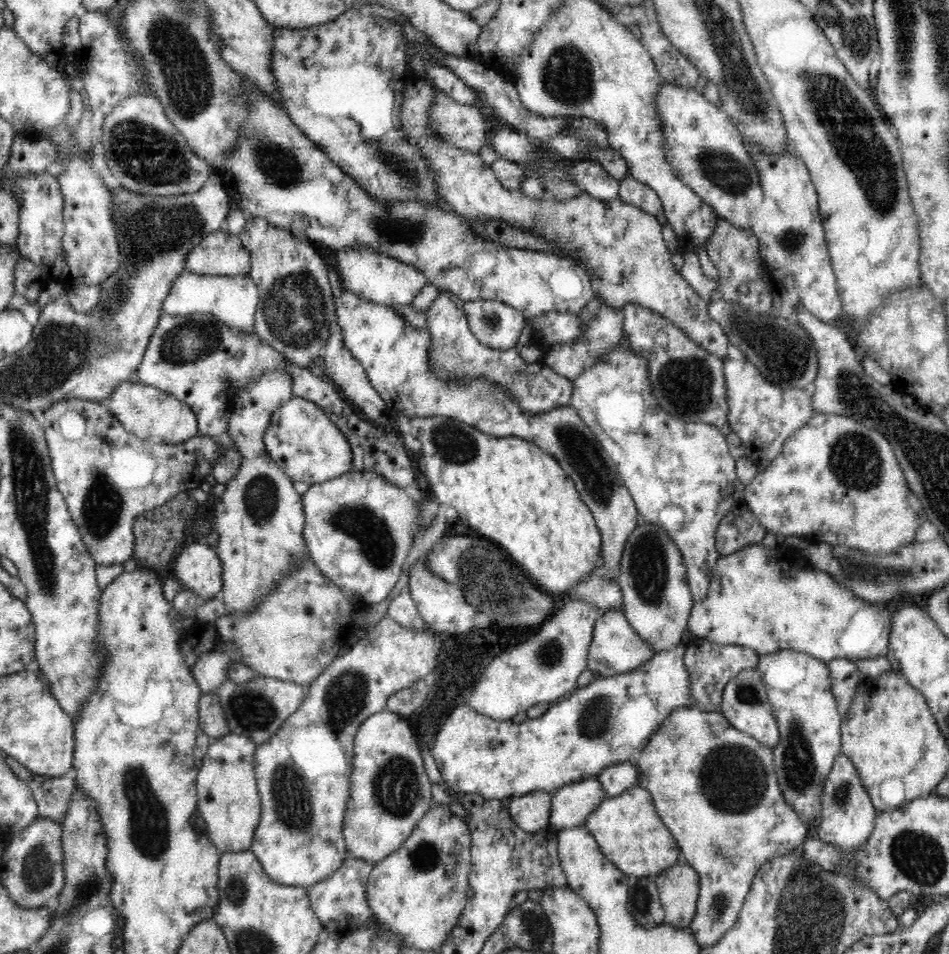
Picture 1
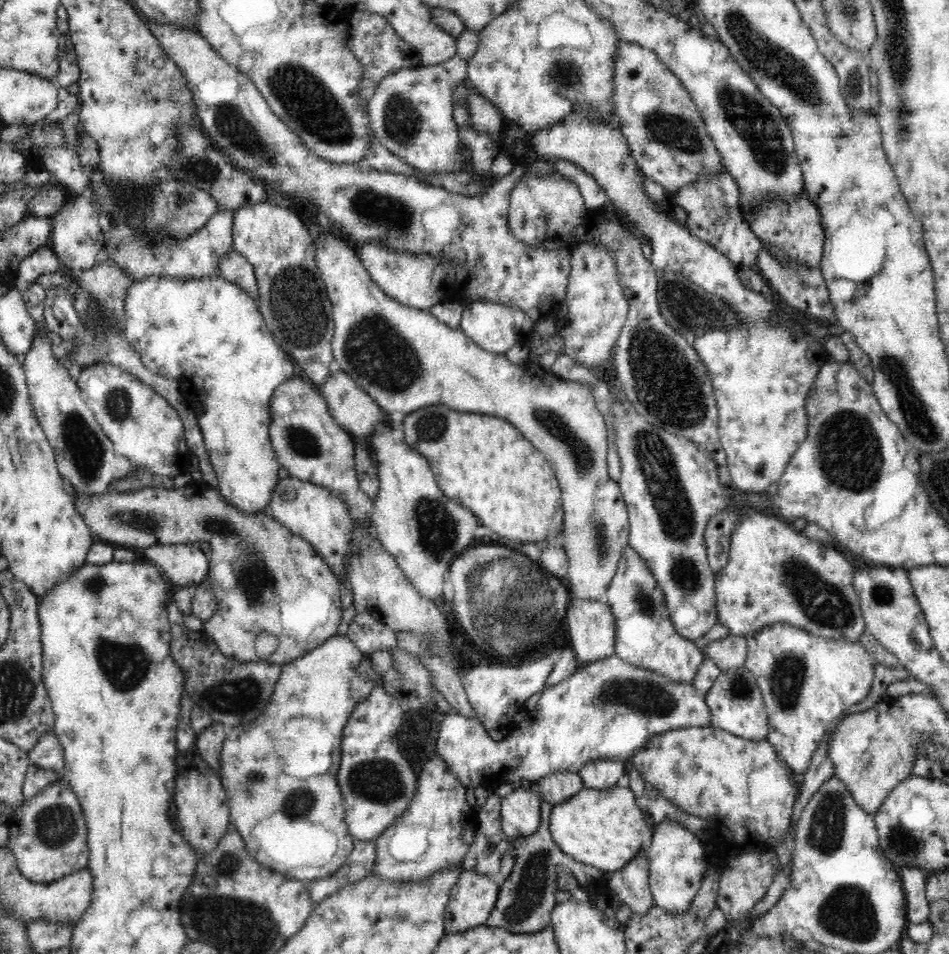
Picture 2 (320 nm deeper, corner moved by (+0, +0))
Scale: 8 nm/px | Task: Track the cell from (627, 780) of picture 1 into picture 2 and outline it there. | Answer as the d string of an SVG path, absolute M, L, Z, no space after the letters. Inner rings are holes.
M591 760L580 770L583 786L588 789L612 788L620 776L626 774L629 762L611 760Z

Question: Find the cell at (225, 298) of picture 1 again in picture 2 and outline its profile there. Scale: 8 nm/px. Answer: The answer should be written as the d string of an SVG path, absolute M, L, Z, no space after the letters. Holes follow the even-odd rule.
M222 275L204 276L204 278L182 278L168 276L150 276L136 281L131 287L128 287L124 301L124 332L127 341L137 350L141 356L144 366L150 371L157 373L169 379L176 379L181 384L181 391L188 397L192 403L192 408L197 412L198 425L202 428L204 443L210 456L210 462L214 467L219 484L219 492L226 501L230 502L232 507L236 507L242 513L250 514L264 511L266 515L272 516L273 512L269 509L269 500L276 484L279 484L278 469L281 464L276 459L273 450L269 428L271 424L270 403L274 394L274 389L285 382L286 379L292 378L294 374L294 364L287 354L276 344L272 333L268 330L264 317L259 311L255 299L245 290L242 290L237 283L226 280Z

